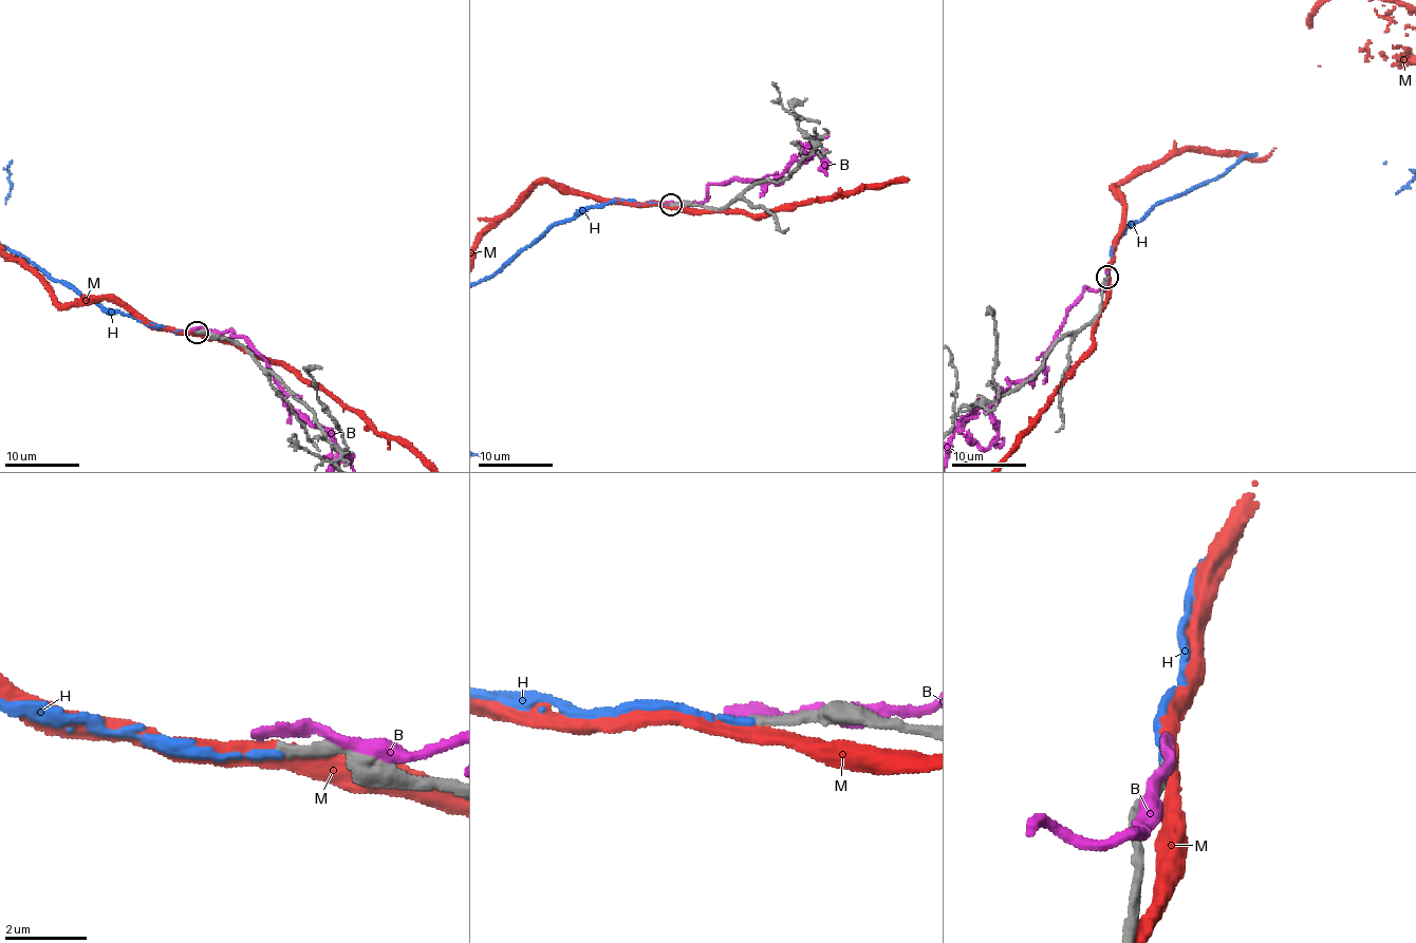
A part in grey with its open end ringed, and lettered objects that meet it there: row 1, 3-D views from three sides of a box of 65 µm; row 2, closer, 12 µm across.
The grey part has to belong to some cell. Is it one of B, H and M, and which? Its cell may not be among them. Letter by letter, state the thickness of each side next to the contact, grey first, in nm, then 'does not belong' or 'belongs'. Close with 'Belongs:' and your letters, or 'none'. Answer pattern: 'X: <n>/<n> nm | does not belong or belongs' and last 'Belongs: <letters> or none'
B: 240/320 nm | does not belong
H: 240/170 nm | belongs
M: 280/400 nm | does not belong
Belongs: H

